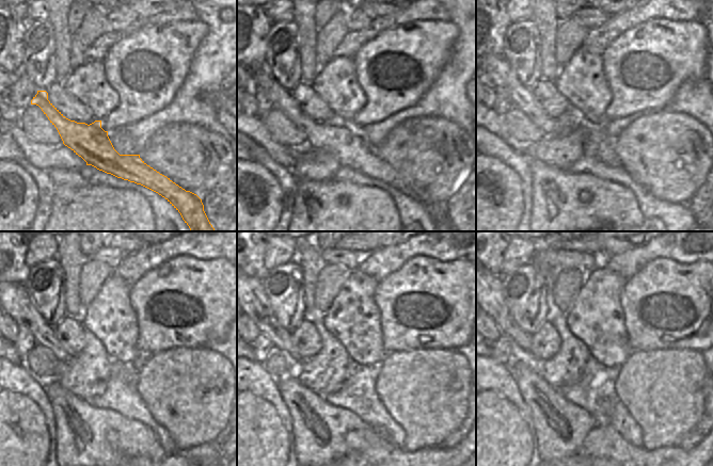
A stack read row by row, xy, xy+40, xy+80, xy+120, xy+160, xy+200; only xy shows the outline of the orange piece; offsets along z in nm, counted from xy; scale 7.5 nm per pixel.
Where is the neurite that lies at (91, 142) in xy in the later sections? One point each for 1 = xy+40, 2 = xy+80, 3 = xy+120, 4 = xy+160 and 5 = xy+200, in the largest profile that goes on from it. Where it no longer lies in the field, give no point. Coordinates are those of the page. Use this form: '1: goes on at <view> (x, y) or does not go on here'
1: goes on at xy+40 (345, 144)
2: goes on at xy+80 (497, 71)
3: goes on at xy+120 (19, 306)
4: goes on at xy+160 (258, 308)
5: goes on at xy+200 (497, 309)

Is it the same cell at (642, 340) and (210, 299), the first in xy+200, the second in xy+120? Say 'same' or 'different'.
same

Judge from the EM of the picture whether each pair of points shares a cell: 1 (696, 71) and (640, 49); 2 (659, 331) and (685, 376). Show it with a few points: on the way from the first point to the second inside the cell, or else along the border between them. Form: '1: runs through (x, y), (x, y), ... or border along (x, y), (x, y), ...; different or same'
1: runs through (682, 58), (679, 54), (654, 54); same
2: border along (695, 349), (653, 349), (645, 351); different

